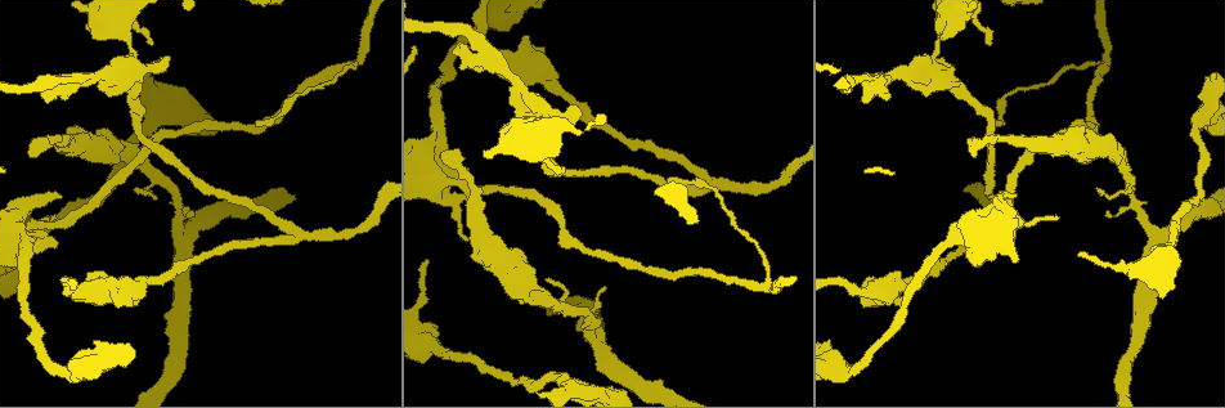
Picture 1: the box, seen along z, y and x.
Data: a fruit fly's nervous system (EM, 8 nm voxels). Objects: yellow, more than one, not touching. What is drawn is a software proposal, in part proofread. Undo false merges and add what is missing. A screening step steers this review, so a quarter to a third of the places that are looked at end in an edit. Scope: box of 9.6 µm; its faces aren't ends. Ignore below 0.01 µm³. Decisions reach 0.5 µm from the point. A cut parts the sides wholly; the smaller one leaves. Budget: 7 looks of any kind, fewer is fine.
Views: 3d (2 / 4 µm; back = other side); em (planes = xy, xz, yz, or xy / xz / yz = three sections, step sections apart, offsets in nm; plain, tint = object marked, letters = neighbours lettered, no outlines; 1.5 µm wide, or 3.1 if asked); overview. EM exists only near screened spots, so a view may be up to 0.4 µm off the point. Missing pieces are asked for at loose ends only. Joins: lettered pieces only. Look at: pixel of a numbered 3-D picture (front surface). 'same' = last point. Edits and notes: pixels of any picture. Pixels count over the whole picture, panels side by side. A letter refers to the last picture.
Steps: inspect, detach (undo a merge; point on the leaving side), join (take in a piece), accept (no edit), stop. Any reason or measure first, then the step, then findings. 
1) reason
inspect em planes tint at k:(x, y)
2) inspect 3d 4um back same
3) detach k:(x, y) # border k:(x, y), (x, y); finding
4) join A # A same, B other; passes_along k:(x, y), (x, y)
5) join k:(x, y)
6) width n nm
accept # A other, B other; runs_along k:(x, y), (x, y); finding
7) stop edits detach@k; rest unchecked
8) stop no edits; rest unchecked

sudden change in width
inspect em xz step 8 plain at 1:(543, 114)

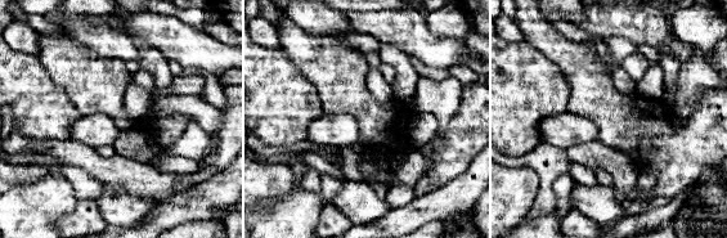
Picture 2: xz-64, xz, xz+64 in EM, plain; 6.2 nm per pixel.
where the object lies
inspect em xz step 8 tint same

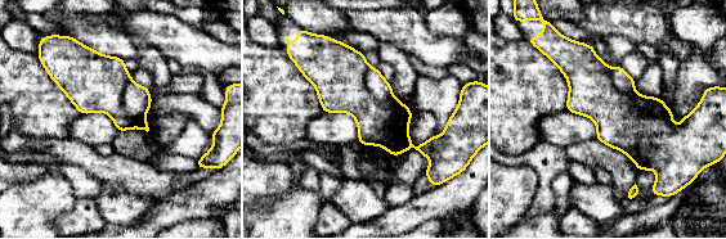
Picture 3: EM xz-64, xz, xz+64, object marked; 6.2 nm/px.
inspect em xz step 8 letters same

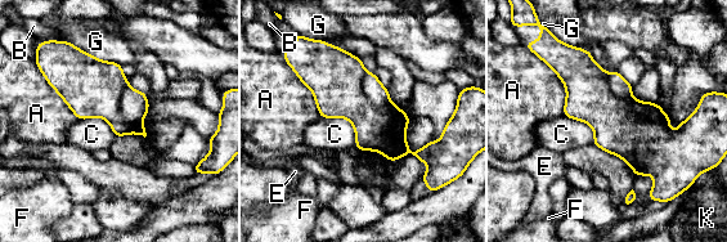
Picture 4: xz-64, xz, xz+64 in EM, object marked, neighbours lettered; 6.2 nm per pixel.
detach 4:(134, 104) # A other, B other, C other, E other, F other, G other, K other; border 4:(128, 83), (120, 111), (135, 122); a second neuron is stuck on

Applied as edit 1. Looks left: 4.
sudden change in width
inspect em xy step 4 tint at 1:(453, 197)

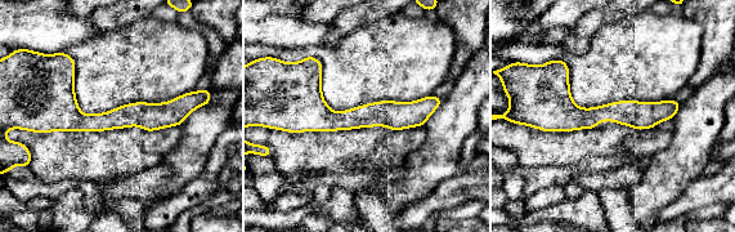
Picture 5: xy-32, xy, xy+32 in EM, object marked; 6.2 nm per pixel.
inspect em planes letters same

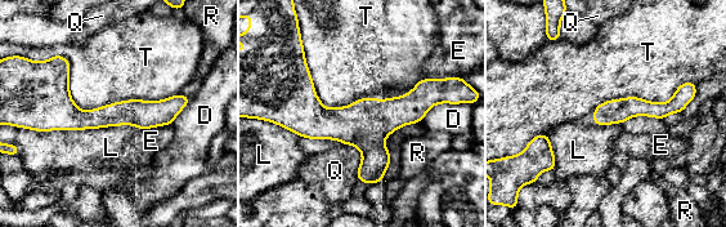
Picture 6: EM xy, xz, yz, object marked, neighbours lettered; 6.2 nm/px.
accept # D other, E other, L other, Q other, R other, T other; runs_along 6:(438, 99), (379, 119), (285, 107); one neuron here

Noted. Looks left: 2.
free end
inspect em planes letters at 1:(860, 100)

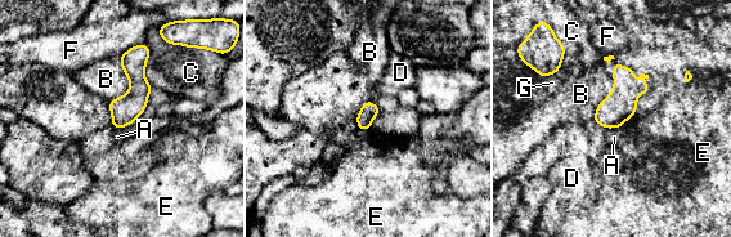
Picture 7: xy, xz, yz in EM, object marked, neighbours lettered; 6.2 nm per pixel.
accept # A other, B other, C other, D other, E other, F other, G other; none of them fits

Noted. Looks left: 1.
stop edits detach@4; rest unchecked

